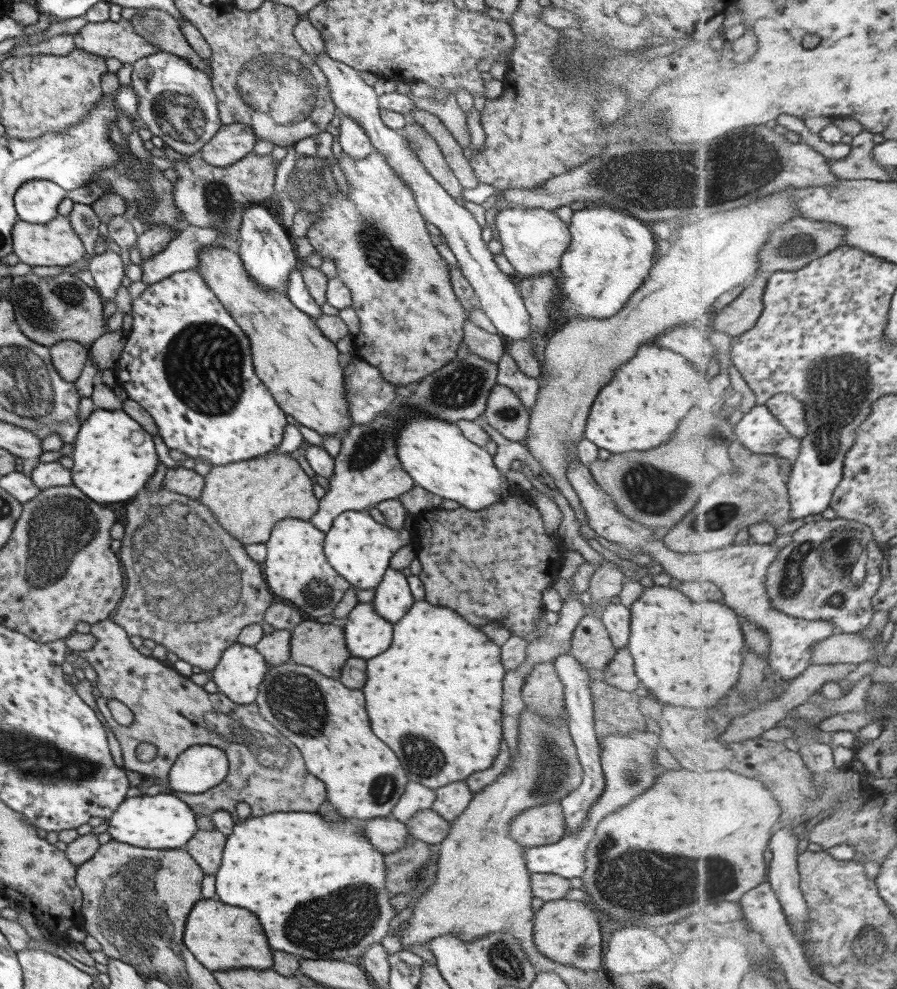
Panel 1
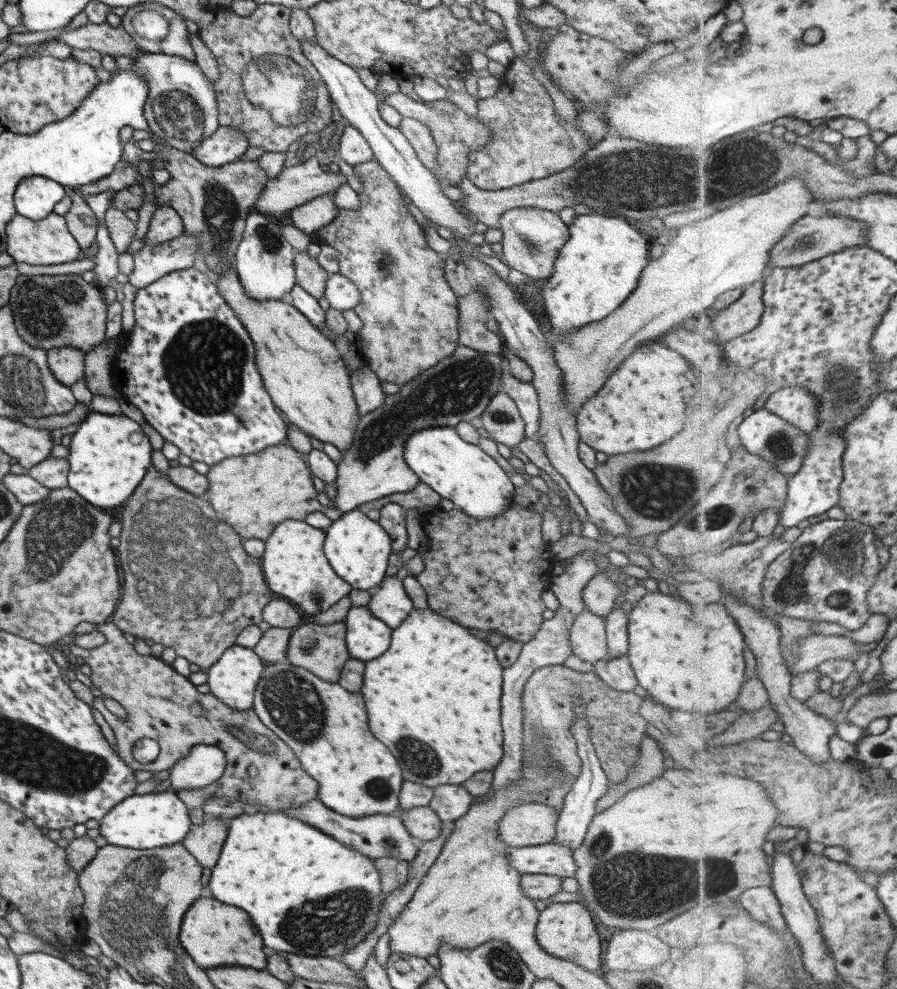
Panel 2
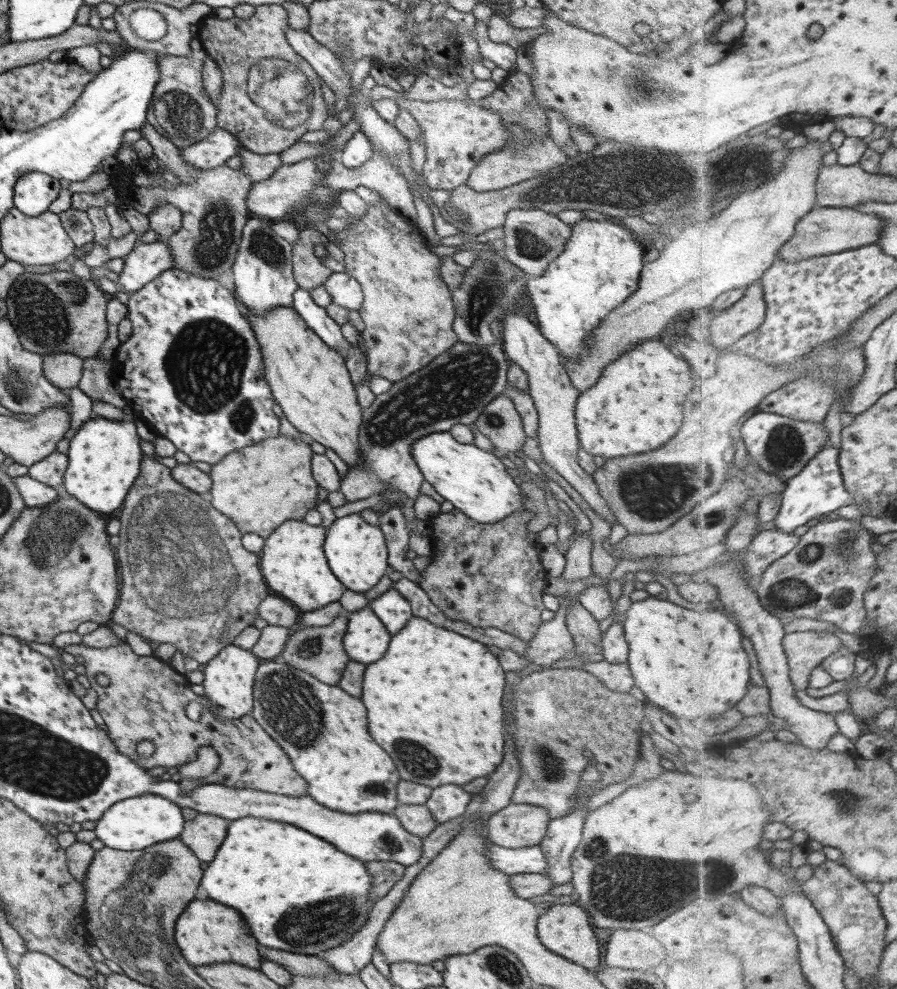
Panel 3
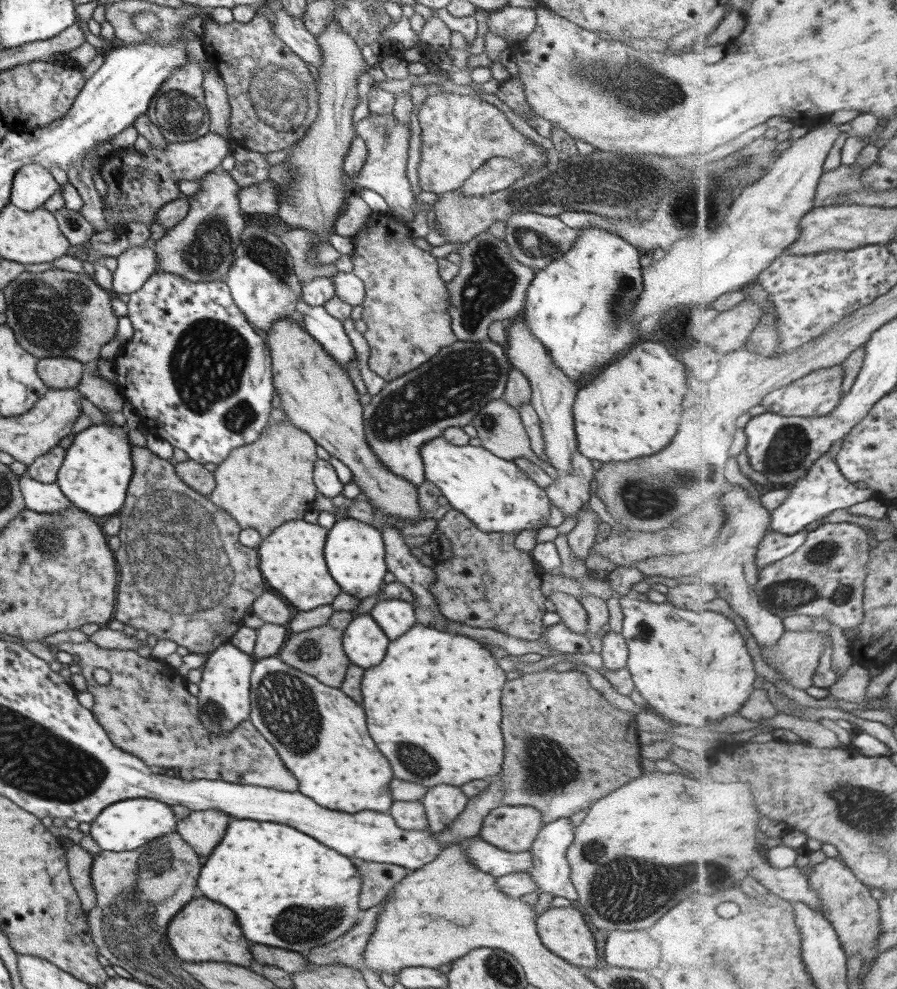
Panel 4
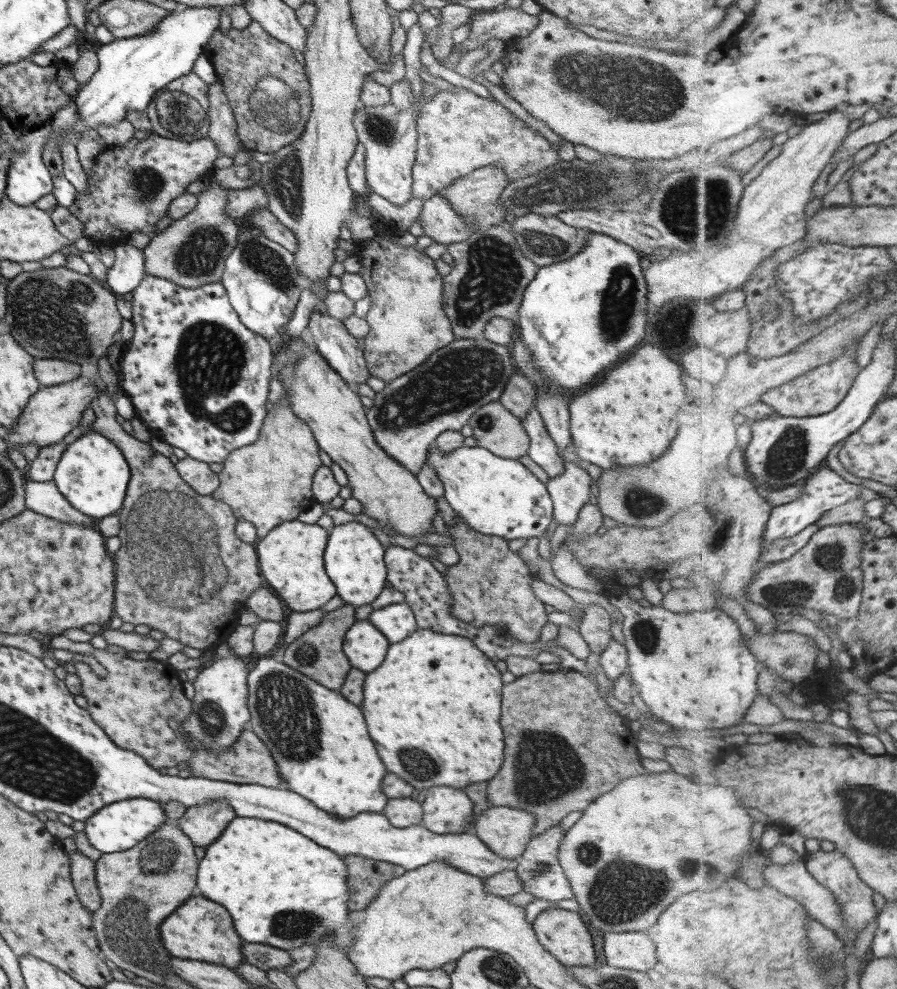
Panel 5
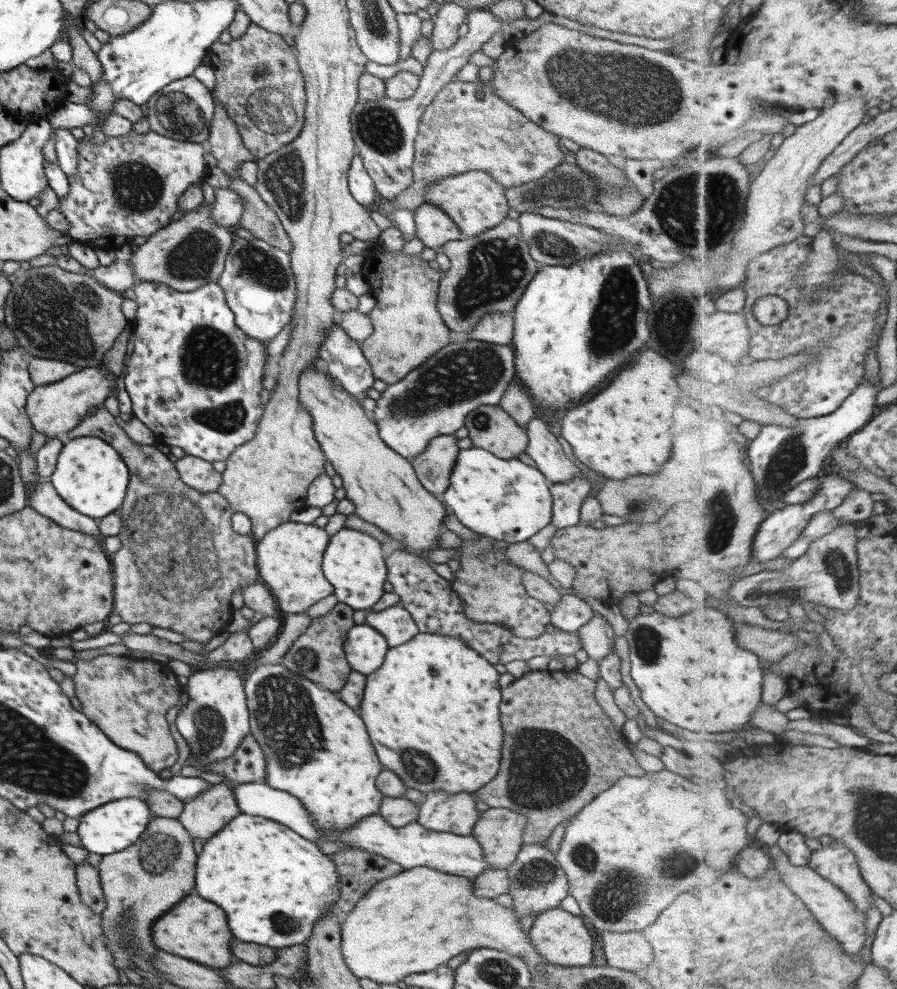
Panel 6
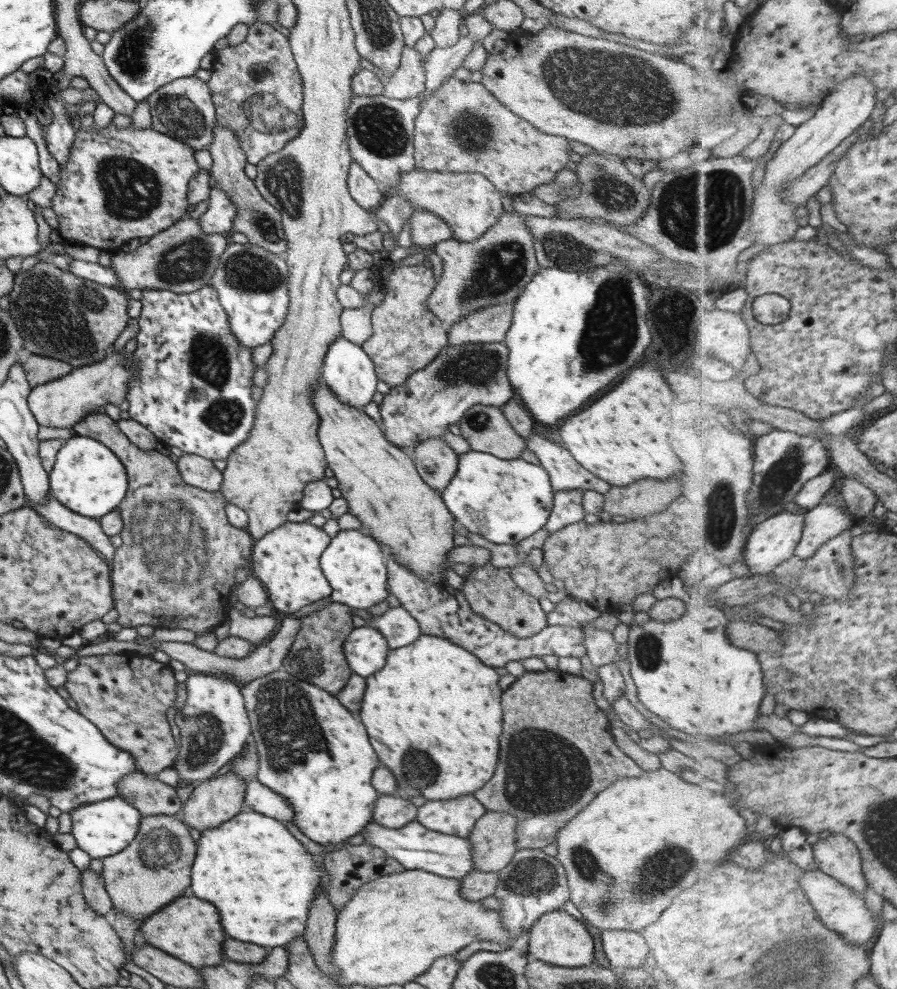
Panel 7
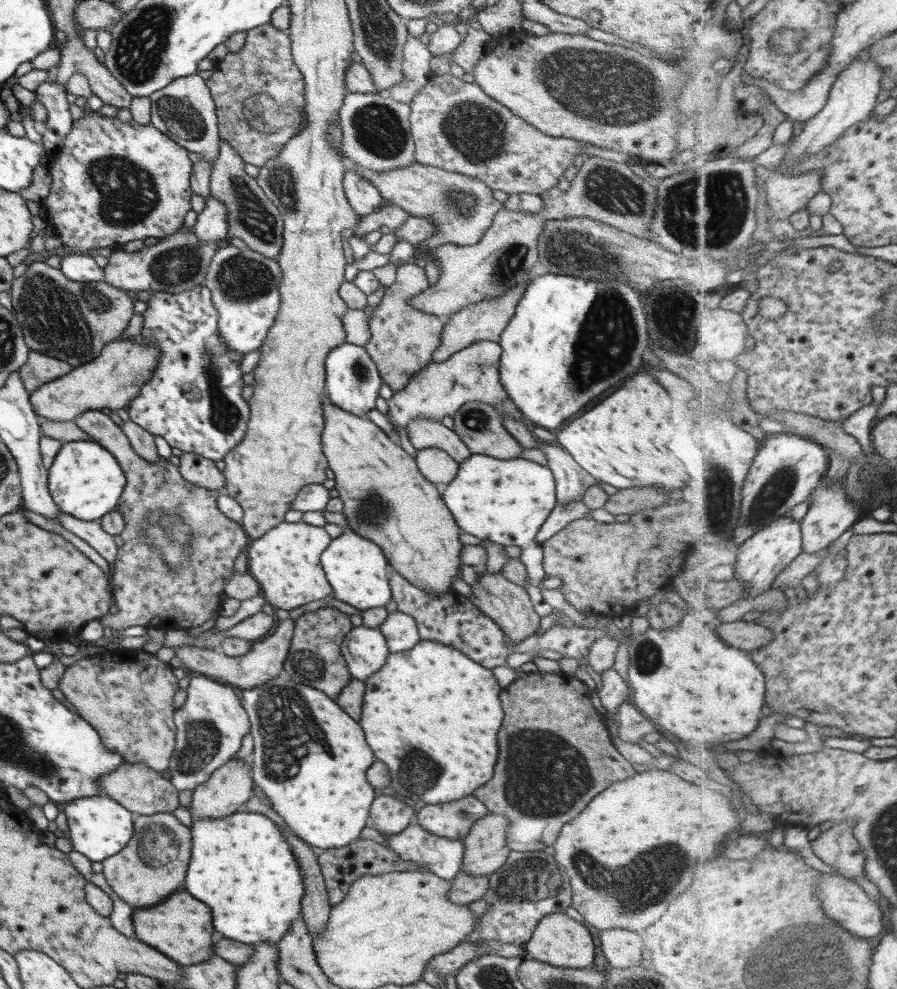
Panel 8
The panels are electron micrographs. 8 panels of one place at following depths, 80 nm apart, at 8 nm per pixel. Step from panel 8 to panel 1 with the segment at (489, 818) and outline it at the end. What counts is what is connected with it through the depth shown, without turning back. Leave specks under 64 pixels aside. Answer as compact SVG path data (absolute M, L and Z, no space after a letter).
M560 802L525 809L509 821L509 838L524 847L552 845L563 837Z

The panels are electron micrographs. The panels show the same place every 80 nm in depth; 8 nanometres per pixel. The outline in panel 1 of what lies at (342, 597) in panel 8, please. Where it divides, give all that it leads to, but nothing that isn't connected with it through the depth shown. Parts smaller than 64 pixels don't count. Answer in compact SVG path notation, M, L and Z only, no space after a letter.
M348 510L338 514L330 523L329 530L324 533L322 551L331 568L351 587L367 590L367 588L374 588L379 584L388 567L389 558L401 546L407 545L410 539L408 527L396 531L387 525L375 522L369 514Z

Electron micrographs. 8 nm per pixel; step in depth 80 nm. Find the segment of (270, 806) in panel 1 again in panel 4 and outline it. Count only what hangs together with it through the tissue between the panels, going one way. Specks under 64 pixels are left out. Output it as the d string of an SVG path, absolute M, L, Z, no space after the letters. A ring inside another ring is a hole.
M91 641L81 643L61 642L57 650L78 656L76 662L81 667L81 674L86 680L86 691L93 696L93 706L90 709L97 722L106 732L113 746L132 754L142 760L148 767L178 768L180 779L205 779L210 781L230 782L231 784L247 784L262 786L283 792L297 792L298 782L282 763L276 750L269 744L247 718L236 724L228 733L216 735L209 732L198 719L198 702L196 696L189 694L186 681L170 668L165 662L153 659L151 656L141 657L134 650L109 650L99 648ZM93 668L103 668L110 674L109 683L99 685L91 675Z

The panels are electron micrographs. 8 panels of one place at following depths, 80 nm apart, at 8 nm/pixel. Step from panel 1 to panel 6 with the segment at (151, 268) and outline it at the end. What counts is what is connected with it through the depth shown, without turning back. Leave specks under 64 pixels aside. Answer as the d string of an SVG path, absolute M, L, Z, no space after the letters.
M128 241L113 251L114 261L109 266L99 265L96 269L89 269L85 274L94 278L105 288L121 294L127 288L132 288L132 285L136 282L132 266L130 265L130 258L135 248Z

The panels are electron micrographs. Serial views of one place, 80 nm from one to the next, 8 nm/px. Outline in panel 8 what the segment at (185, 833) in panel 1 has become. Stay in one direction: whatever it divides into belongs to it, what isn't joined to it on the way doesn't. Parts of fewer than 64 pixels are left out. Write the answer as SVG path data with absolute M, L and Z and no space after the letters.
M107 796L77 798L61 805L59 812L65 815L69 827L69 839L73 851L85 856L91 864L101 863L105 858L118 854L132 838L133 814Z

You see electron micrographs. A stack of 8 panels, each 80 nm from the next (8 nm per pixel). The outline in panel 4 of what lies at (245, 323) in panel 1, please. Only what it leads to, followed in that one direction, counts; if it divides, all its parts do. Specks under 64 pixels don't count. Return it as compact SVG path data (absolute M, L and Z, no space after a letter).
M281 318L271 324L267 332L259 334L264 337L269 359L271 359L271 377L273 389L280 400L280 408L288 421L299 430L306 432L316 444L321 446L329 456L336 458L350 469L351 481L355 481L360 493L367 496L370 505L377 506L381 514L388 517L396 516L399 520L415 522L417 519L427 518L420 512L417 504L416 487L408 480L395 476L389 472L373 455L363 436L362 406L358 401L358 393L353 388L345 369L342 369L309 334L297 326L294 318Z

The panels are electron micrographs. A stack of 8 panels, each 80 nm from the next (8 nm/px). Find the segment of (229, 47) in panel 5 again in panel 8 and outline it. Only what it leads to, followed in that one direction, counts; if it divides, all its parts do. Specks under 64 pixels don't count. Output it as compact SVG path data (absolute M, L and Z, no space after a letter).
M265 23L255 28L251 27L246 31L246 37L244 43L237 52L229 52L217 63L214 64L213 73L206 79L205 84L210 90L210 97L213 99L215 107L215 115L217 120L217 127L219 136L223 139L233 150L242 158L244 163L249 163L255 166L263 166L266 160L276 157L280 153L280 150L284 147L284 144L291 138L293 138L305 124L306 118L304 113L304 82L299 72L299 69L295 66L290 53L290 40L286 32L277 30L273 25Z

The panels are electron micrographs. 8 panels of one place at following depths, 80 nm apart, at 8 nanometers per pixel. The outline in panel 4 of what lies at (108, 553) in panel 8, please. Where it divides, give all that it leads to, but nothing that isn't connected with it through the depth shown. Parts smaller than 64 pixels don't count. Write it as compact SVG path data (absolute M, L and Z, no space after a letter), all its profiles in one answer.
M26 474L18 477L18 487L24 500L24 508L38 513L62 513L70 504L69 499L51 483L42 483Z

